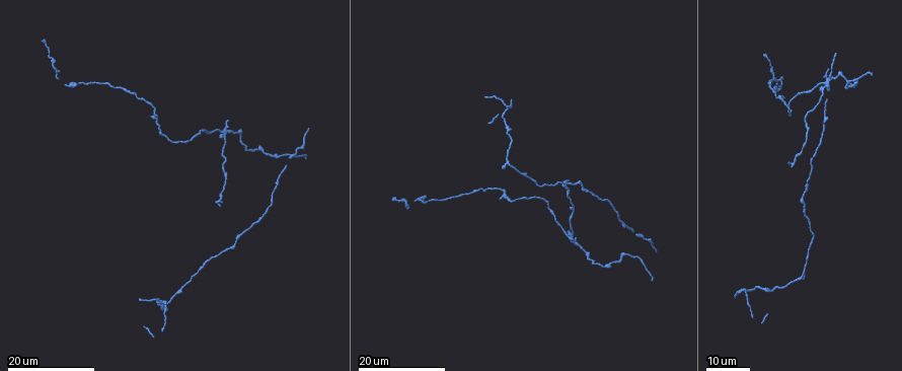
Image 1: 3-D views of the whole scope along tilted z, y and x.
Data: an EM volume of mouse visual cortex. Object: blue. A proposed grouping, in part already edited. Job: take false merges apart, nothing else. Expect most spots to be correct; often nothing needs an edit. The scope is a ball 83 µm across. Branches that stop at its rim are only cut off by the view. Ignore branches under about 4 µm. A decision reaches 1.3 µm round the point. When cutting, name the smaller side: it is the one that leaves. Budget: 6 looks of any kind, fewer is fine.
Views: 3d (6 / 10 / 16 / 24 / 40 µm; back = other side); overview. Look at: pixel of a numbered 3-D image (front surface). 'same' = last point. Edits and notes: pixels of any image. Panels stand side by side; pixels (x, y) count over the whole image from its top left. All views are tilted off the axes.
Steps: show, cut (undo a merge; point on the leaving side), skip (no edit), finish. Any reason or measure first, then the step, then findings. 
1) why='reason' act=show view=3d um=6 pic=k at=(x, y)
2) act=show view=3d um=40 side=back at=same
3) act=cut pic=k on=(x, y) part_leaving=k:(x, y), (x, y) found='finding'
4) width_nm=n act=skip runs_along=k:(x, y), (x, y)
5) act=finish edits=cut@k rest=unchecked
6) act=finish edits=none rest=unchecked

why='arms run side by side' act=show view=3d um=16 pic=1 at=(570, 239)

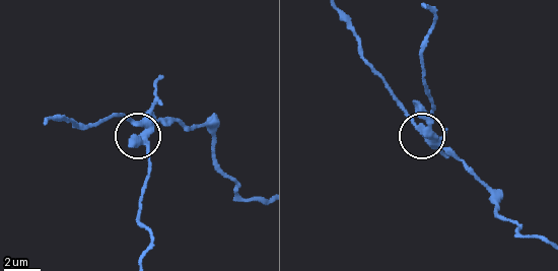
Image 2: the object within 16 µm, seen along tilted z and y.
act=show view=3d um=6 pic=2 at=(143, 134)

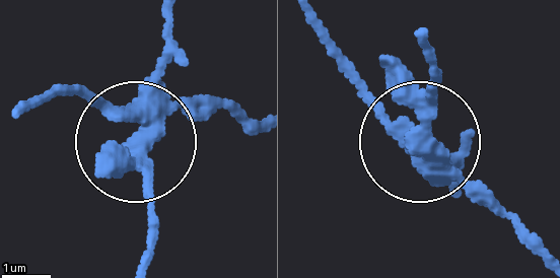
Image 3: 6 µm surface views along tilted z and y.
act=show view=3d um=6 side=back pic=3 at=(421, 140)

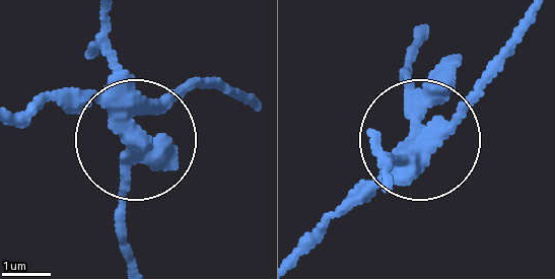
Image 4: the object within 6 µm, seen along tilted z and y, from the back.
act=cut pic=4 on=(122, 154) part_leaving=4:(124, 106), (133, 259) found='a second cell is stuck on'

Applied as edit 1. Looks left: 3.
why='sudden change in width' act=show view=3d um=24 pic=1 at=(508, 134)

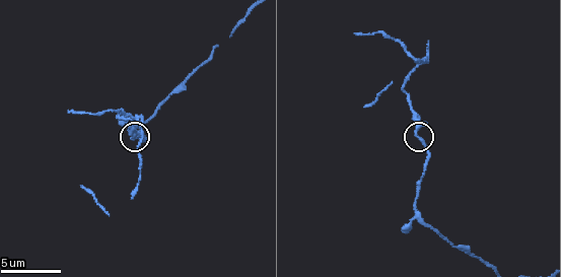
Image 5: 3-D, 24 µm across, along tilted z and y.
act=show view=3d um=6 pic=5 at=(418, 137)

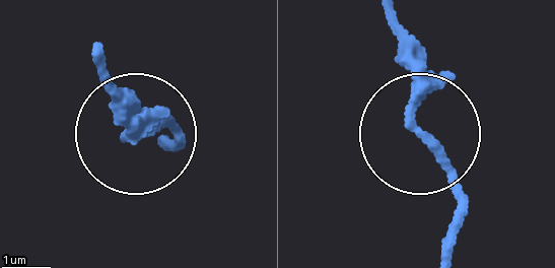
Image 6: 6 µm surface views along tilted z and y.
width_nm=240 act=skip found='one cell here'

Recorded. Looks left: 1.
why='three arms meet' act=show view=3d um=16 pic=5 at=(413, 207)

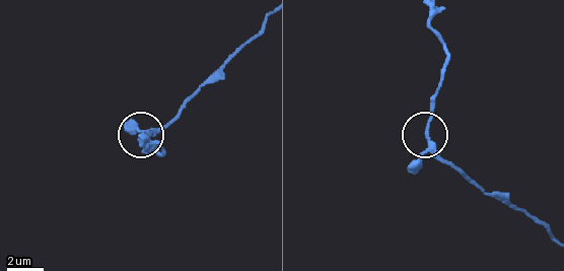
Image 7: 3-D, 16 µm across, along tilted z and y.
act=skip runs_along=7:(549, 230), (449, 164), (427, 130), (431, 95) found='continuous, no second cell'

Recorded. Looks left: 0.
act=finish edits=cut@4 rest=unchecked

